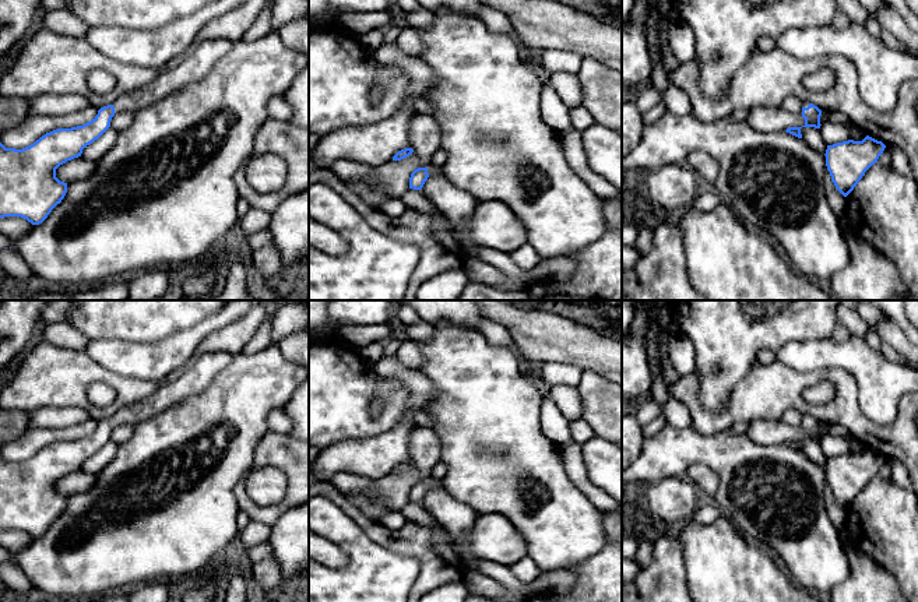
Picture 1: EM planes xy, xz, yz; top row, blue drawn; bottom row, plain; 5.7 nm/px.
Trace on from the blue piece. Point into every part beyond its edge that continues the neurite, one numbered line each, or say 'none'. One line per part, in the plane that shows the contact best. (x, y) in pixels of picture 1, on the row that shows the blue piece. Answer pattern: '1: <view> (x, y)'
1: xy (199, 62)

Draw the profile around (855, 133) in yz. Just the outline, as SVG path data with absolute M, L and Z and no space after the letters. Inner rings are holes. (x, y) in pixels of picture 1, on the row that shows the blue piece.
M830 110L827 112L827 119L844 124L850 131L850 138L854 141L862 141L866 137L866 134L841 112Z

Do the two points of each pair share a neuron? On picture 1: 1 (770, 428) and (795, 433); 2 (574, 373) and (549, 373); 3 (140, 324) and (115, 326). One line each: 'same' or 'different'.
1: same
2: same
3: same

